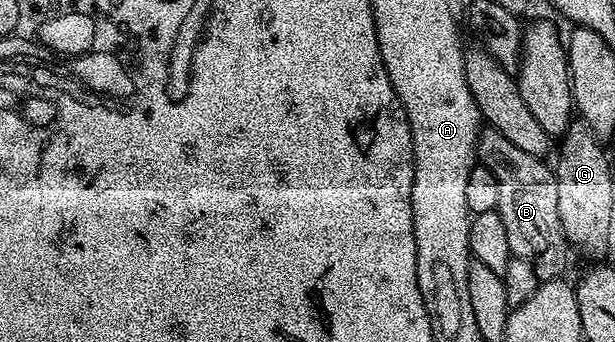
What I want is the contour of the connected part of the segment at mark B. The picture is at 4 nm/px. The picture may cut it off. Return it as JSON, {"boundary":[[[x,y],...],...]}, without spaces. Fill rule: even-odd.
{"boundary":[[[489,127],[483,128],[478,135],[476,157],[481,164],[488,167],[488,171],[492,171],[492,175],[496,175],[496,181],[500,183],[500,203],[496,212],[504,219],[504,231],[508,231],[508,247],[511,254],[528,262],[536,271],[539,282],[561,278],[565,274],[562,272],[566,269],[568,238],[562,229],[562,220],[558,210],[558,178],[555,170],[551,166],[549,169],[543,158],[533,157],[520,151],[516,143],[508,143],[504,135],[500,135],[495,129]]]}

